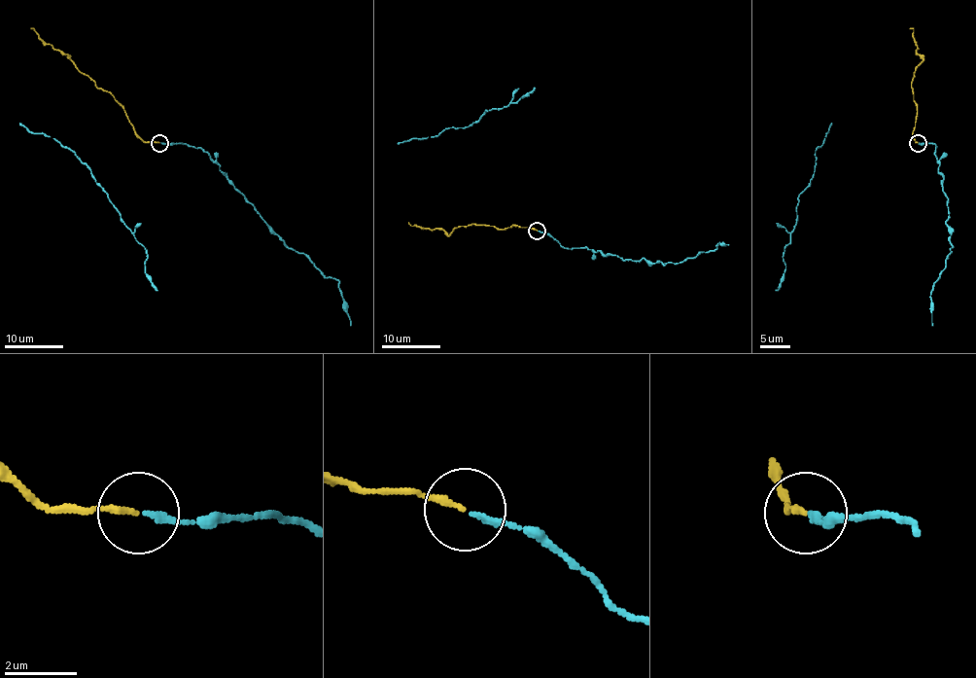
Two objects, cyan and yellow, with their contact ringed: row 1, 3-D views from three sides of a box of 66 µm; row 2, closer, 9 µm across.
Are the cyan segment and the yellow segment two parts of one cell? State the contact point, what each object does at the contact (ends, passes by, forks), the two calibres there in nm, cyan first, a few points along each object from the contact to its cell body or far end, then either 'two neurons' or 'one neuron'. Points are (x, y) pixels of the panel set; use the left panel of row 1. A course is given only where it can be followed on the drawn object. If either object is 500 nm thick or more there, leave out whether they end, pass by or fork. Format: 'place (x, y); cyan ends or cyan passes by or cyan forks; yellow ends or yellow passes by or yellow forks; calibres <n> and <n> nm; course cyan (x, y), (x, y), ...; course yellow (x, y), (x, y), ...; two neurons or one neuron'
place (159, 143); cyan ends; yellow ends; calibres 170 and 160 nm; course cyan (160, 142), (202, 148), (288, 247), (302, 253), (326, 276), (339, 283), (343, 310), (351, 326); course yellow (159, 142), (146, 142), (137, 133), (125, 110), (109, 91), (100, 89), (64, 53), (44, 42), (30, 28); one neuron

